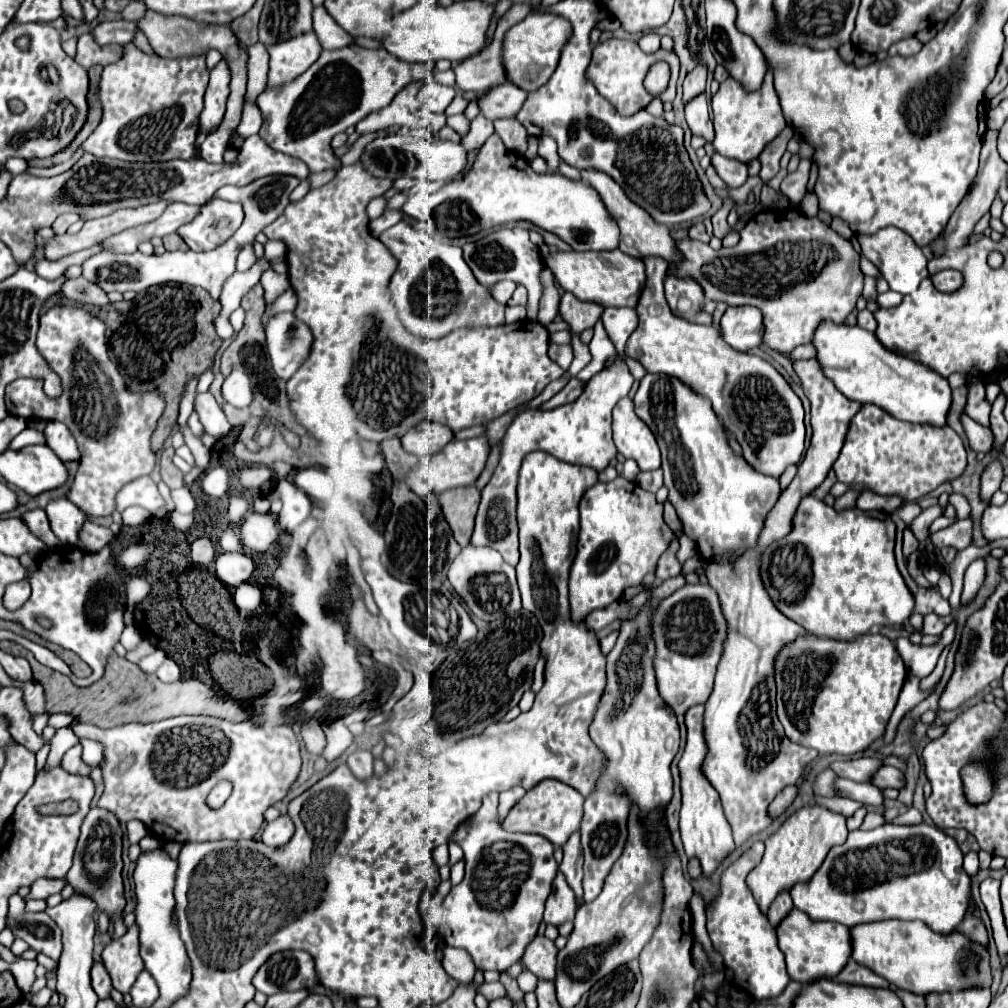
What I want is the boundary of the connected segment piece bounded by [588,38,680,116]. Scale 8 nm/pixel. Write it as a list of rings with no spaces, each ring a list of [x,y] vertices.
[[[612,38],[612,40],[606,40],[594,48],[594,56],[592,56],[592,62],[588,66],[588,78],[592,80],[596,90],[622,116],[630,116],[630,114],[646,108],[652,100],[652,94],[648,94],[648,90],[644,88],[644,76],[648,74],[648,68],[656,60],[664,60],[670,64],[670,82],[668,82],[668,88],[662,92],[659,98],[663,103],[672,102],[676,97],[676,80],[678,80],[678,70],[680,70],[680,62],[678,62],[678,56],[674,54],[674,50],[672,52],[658,50],[656,54],[646,54],[640,50],[640,46],[636,42]]]

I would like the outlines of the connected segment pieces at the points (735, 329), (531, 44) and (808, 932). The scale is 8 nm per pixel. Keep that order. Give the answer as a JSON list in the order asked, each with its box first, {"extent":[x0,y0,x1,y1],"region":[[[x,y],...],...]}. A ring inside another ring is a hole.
[{"extent":[720,306,762,352],"region":[[[752,306],[726,308],[720,320],[720,336],[738,352],[762,344],[762,314]]]},{"extent":[502,14,570,92],"region":[[[528,14],[520,24],[514,24],[506,36],[502,46],[502,66],[508,82],[516,84],[526,92],[534,92],[548,82],[552,72],[556,70],[560,50],[570,38],[570,24],[564,18],[554,14]]]},{"extent":[776,908,852,984],"region":[[[792,908],[786,914],[786,918],[782,918],[780,926],[776,926],[776,938],[778,938],[778,948],[786,956],[788,976],[800,984],[808,984],[822,976],[826,978],[836,976],[846,966],[852,952],[850,932],[844,924],[818,922],[808,918],[808,914],[796,908]]]}]

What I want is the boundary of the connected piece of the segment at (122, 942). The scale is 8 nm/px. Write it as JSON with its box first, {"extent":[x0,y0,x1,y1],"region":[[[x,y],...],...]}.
{"extent":[102,924,144,994],"region":[[[134,924],[122,938],[112,940],[102,950],[102,964],[108,970],[114,988],[122,994],[132,988],[138,974],[144,970],[144,962],[138,954],[138,948],[138,926]]]}

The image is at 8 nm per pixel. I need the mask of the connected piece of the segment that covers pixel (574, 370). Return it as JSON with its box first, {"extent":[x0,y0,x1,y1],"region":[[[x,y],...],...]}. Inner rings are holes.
{"extent":[568,332,592,376],"region":[[[570,332],[570,336],[572,336],[572,342],[570,342],[570,344],[572,344],[572,348],[574,348],[574,360],[572,360],[570,368],[568,368],[568,372],[570,372],[570,376],[576,376],[576,374],[592,360],[592,356],[590,356],[588,346],[582,344],[582,340],[580,340],[578,334],[572,334],[572,332]]]}

